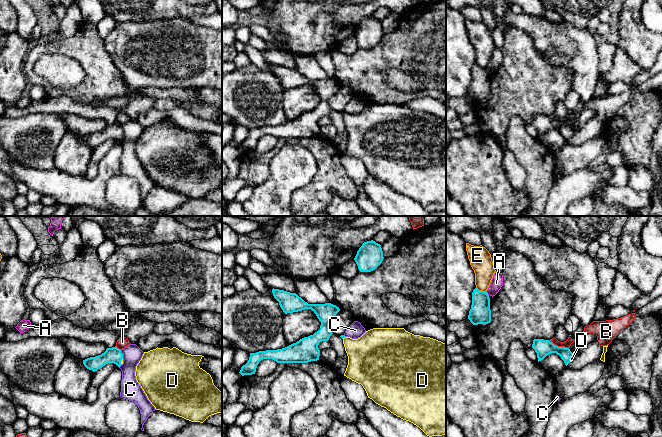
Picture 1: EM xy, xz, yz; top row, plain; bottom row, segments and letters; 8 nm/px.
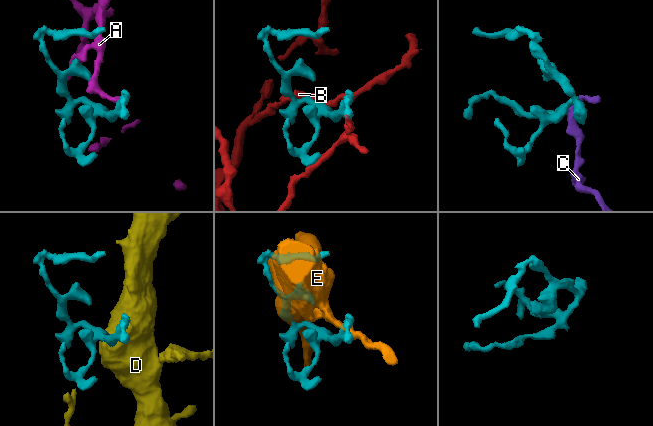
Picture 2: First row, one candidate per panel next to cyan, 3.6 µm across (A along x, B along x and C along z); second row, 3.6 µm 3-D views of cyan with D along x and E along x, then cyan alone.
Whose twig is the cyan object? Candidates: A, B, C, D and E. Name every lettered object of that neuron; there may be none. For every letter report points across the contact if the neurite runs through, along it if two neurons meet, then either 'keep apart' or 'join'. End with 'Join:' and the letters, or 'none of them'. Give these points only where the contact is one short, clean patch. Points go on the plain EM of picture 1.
A: keep apart
B: keep apart
C: border xy (120, 126), (123, 134); keep apart
D: way yz (542, 123), (562, 127), (570, 134), (571, 135); join
E: keep apart
Join: D

